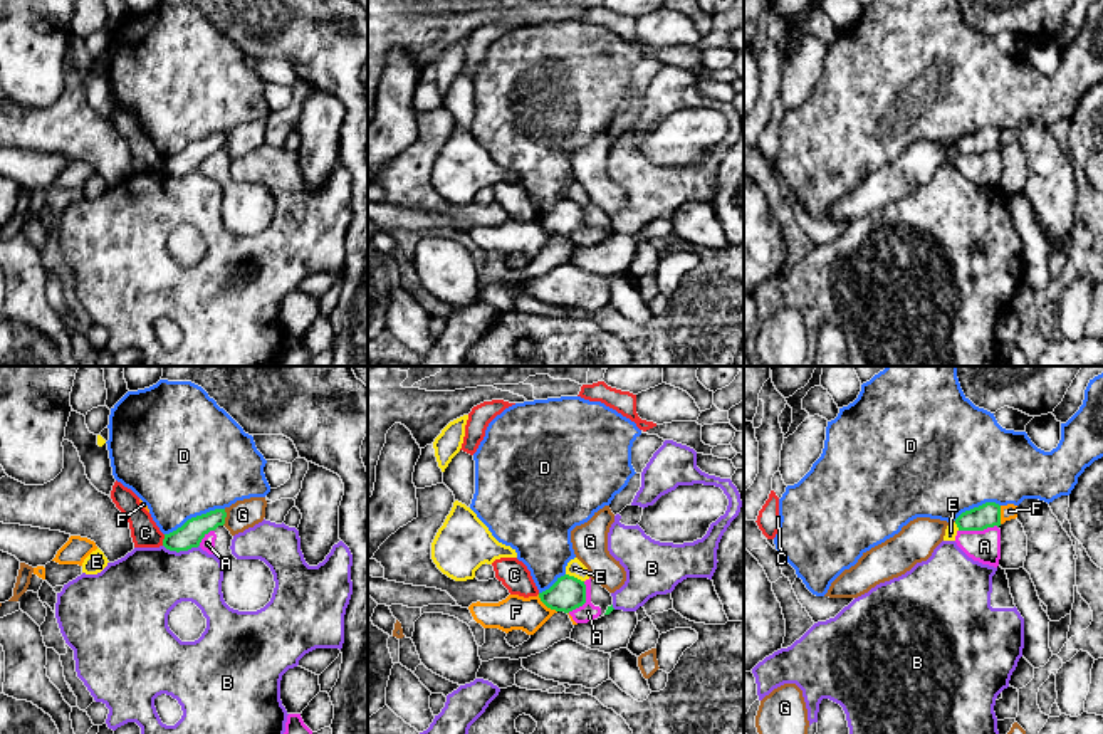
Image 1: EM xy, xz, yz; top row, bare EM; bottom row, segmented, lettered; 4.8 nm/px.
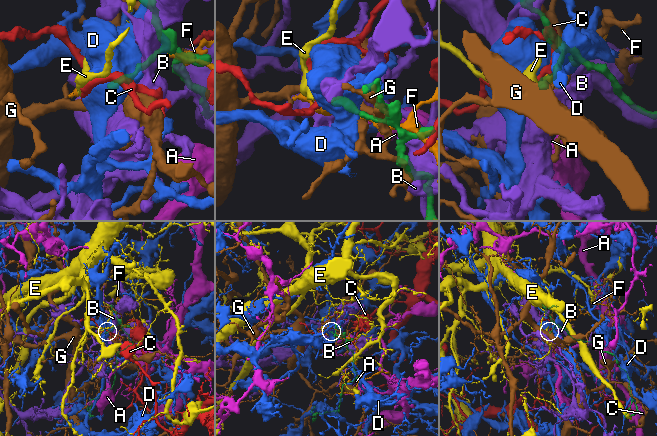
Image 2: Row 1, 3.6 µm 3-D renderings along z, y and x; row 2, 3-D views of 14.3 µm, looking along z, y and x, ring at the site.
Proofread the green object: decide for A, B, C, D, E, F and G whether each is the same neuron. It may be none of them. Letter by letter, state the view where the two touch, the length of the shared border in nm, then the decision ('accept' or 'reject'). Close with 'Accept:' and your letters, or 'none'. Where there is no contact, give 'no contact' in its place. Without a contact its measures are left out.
A: meets green in yz; contact 190 nm long; reject
B: meets green in xy; contact 180 nm long; reject
C: meets green in xy; contact 60 nm long; reject
D: meets green in xy; contact 320 nm long; reject
E: meets green in xz; contact 100 nm long; reject
F: meets green in xz; contact 130 nm long; reject
G: meets green in xy; contact 80 nm long; reject
Accept: none

